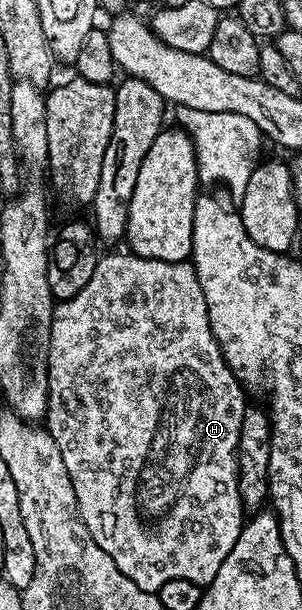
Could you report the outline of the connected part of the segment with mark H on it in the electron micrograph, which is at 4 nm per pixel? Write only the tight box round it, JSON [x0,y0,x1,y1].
[46,252,246,592]

